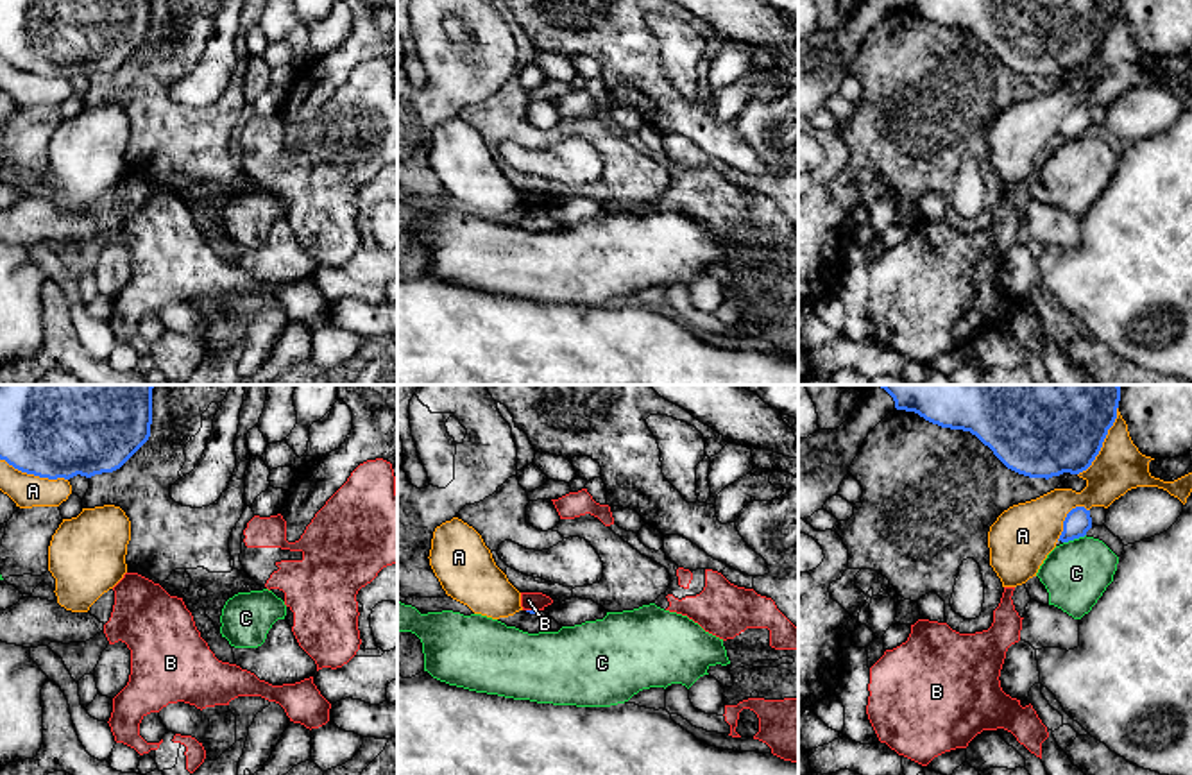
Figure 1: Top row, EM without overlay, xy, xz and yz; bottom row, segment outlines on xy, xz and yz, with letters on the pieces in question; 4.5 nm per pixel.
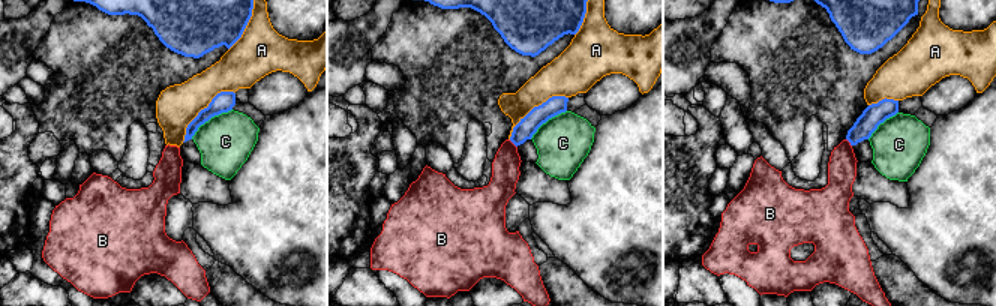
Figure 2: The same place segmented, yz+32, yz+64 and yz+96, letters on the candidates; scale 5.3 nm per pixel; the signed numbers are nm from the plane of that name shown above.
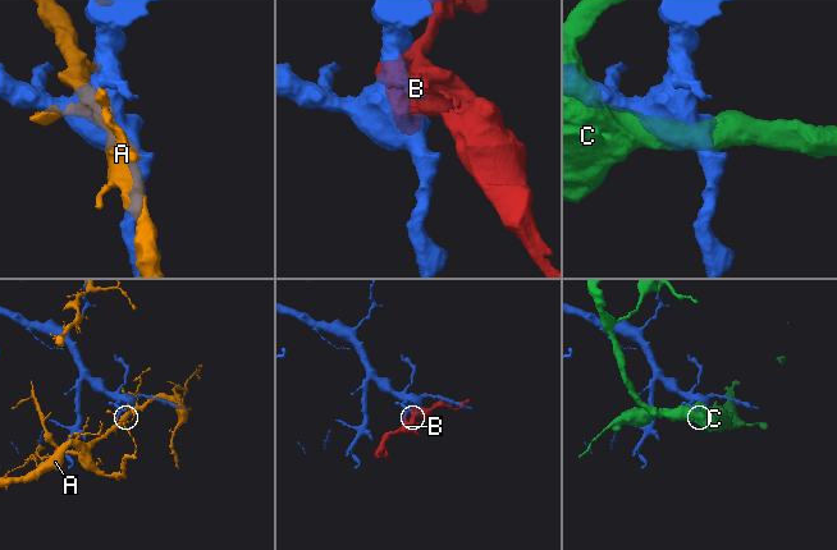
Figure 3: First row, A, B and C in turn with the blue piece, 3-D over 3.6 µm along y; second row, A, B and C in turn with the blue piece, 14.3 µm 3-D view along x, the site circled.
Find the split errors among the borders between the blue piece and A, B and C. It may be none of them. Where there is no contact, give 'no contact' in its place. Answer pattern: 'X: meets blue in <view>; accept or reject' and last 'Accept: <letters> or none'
A: meets blue in yz; reject
B: meets blue in xz; reject
C: meets blue in yz; reject
Accept: none

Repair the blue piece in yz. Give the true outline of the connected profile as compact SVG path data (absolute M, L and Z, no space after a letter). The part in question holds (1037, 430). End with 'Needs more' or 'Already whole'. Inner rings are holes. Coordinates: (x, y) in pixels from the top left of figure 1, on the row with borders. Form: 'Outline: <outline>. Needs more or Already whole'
Outline: M866 385L884 388L897 410L975 435L1011 471L1052 478L1086 471L1117 419L1119 385Z. Already whole

